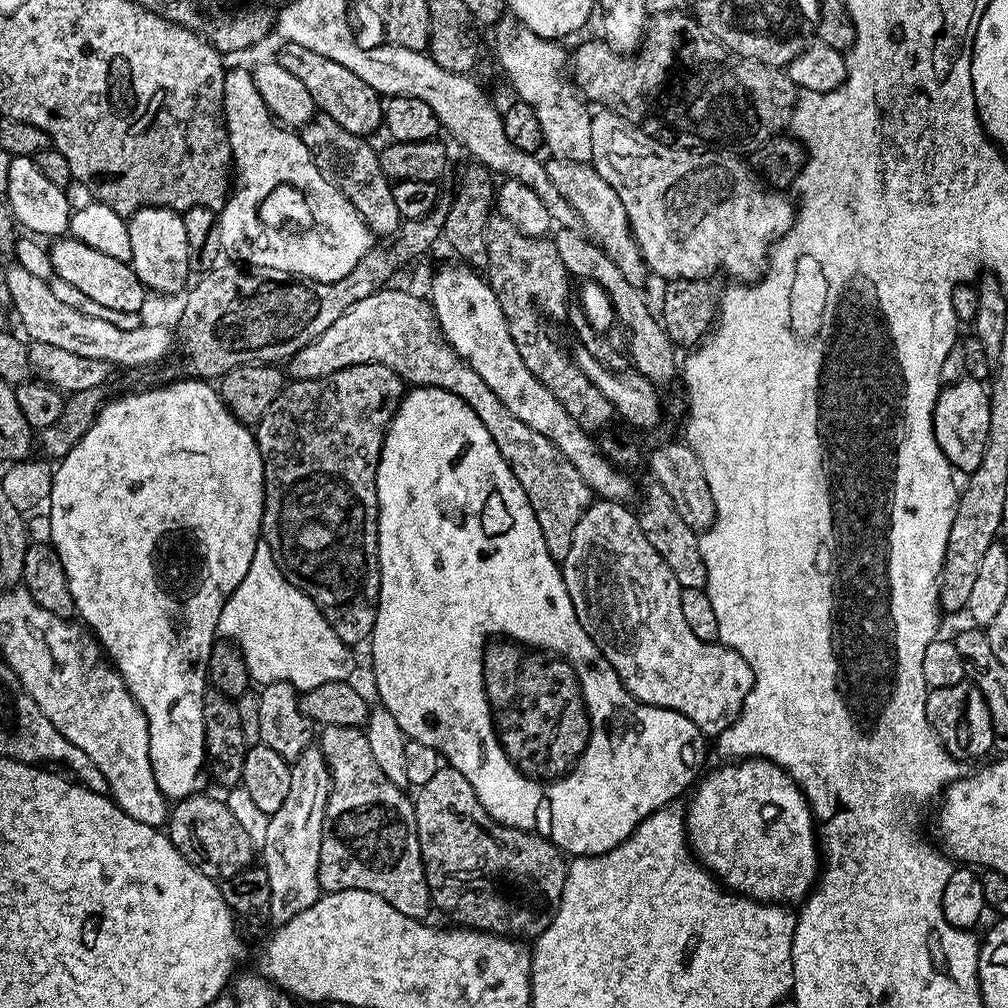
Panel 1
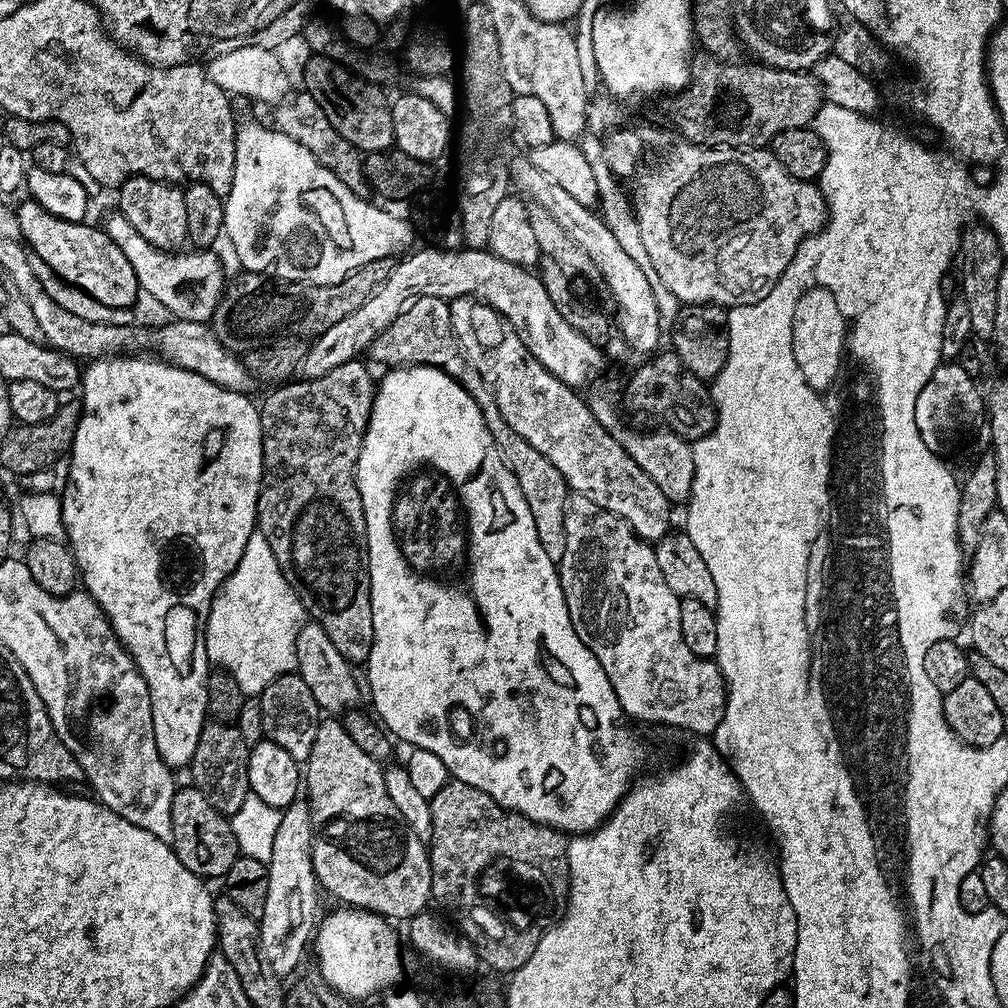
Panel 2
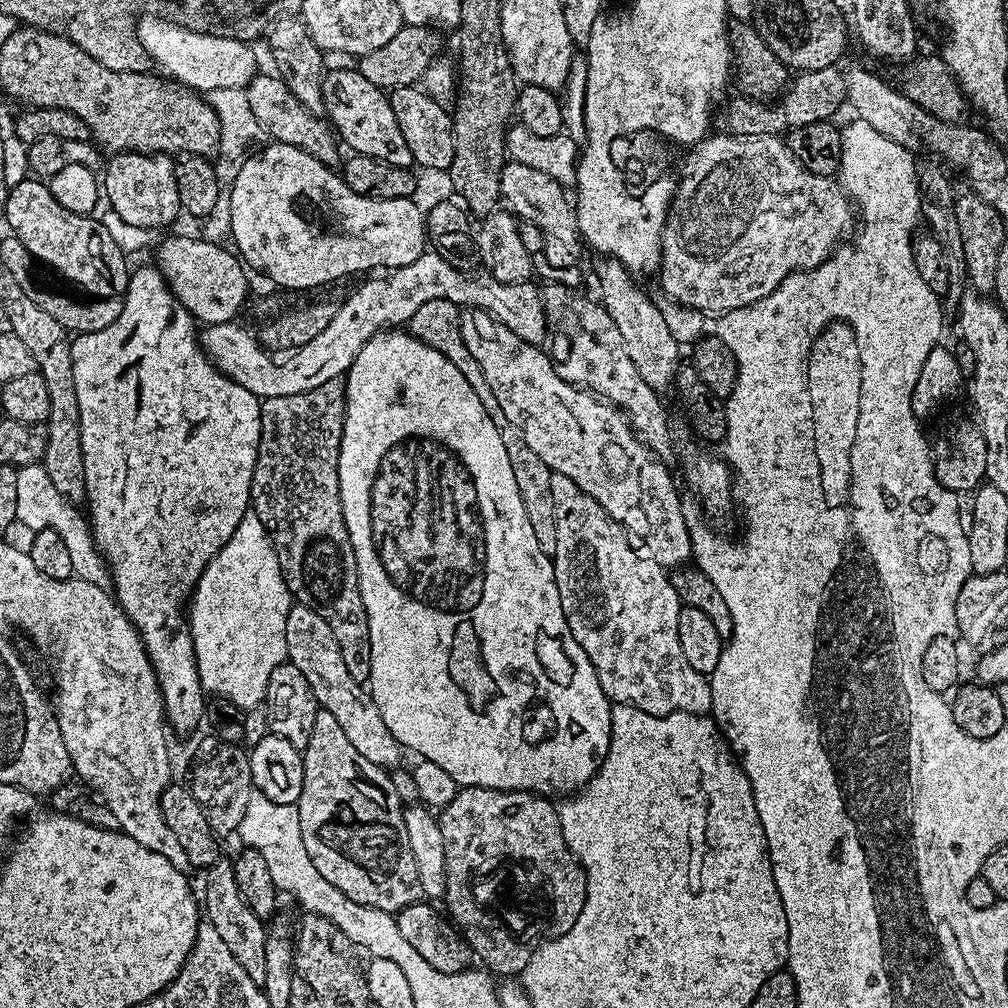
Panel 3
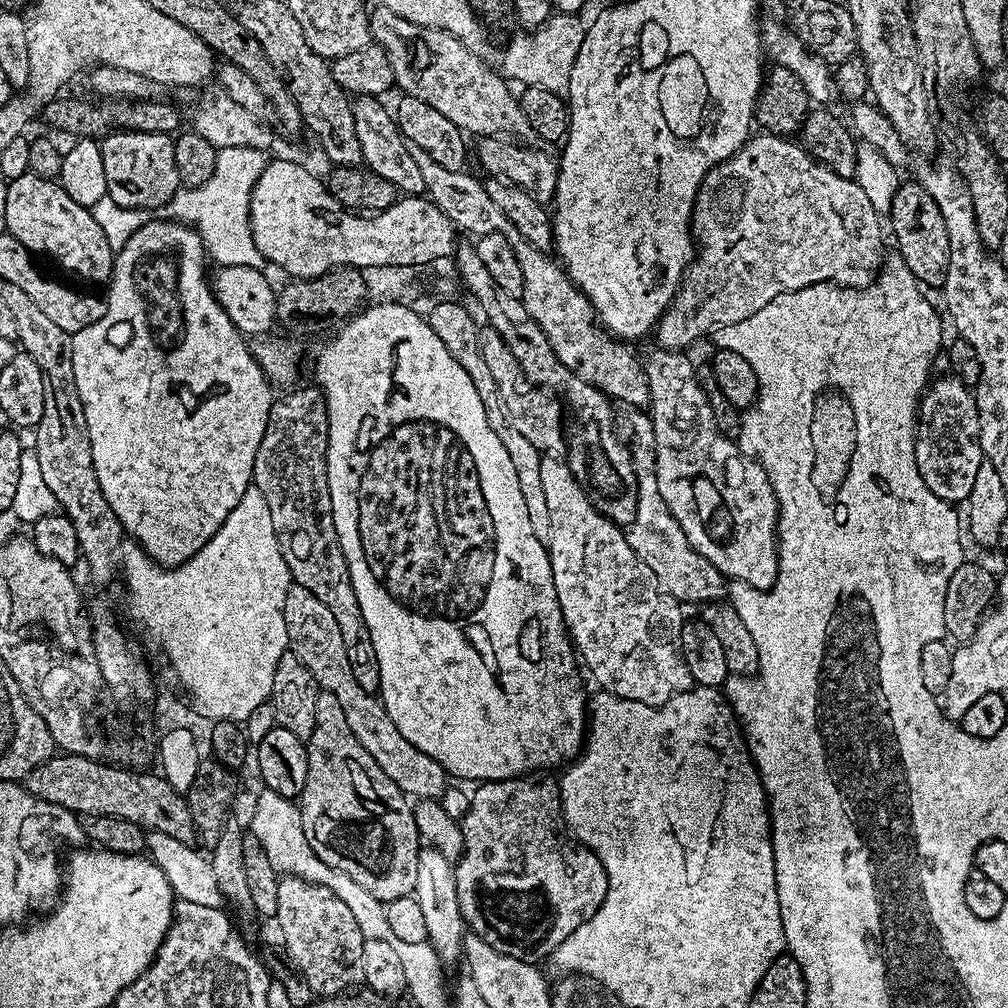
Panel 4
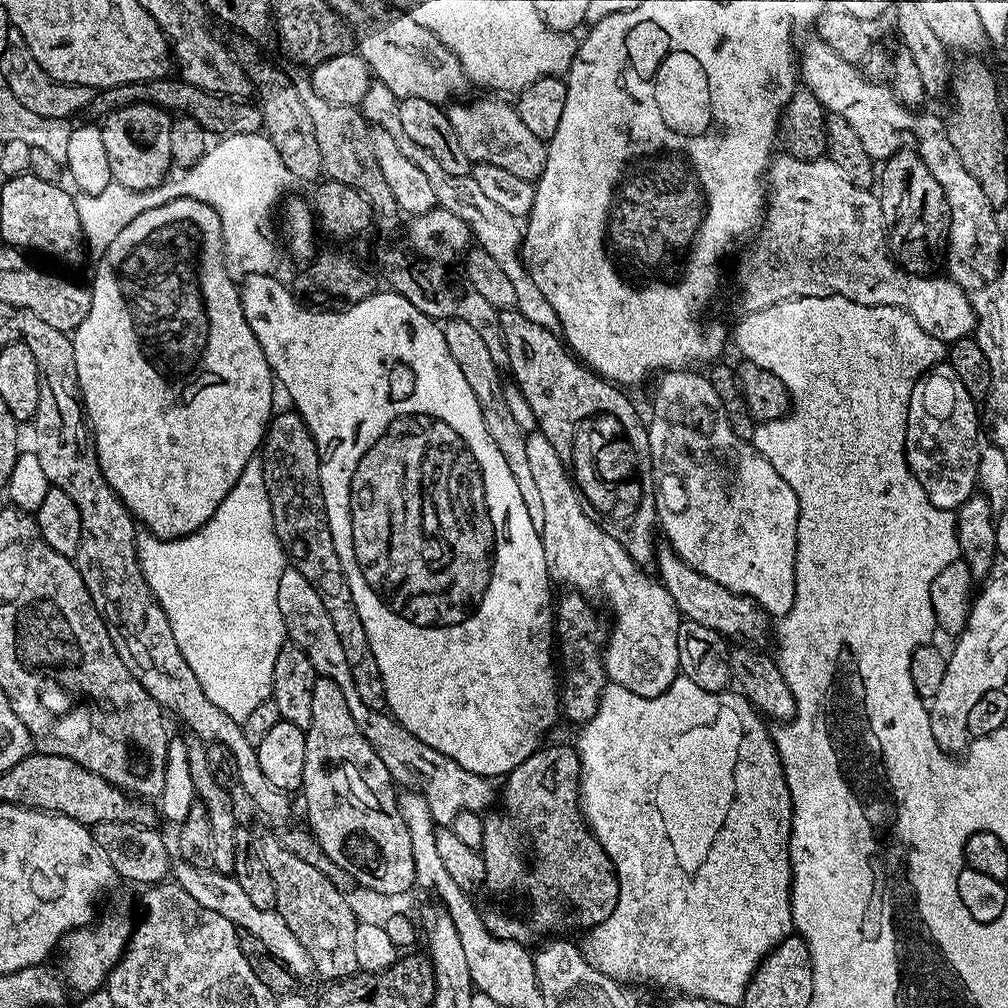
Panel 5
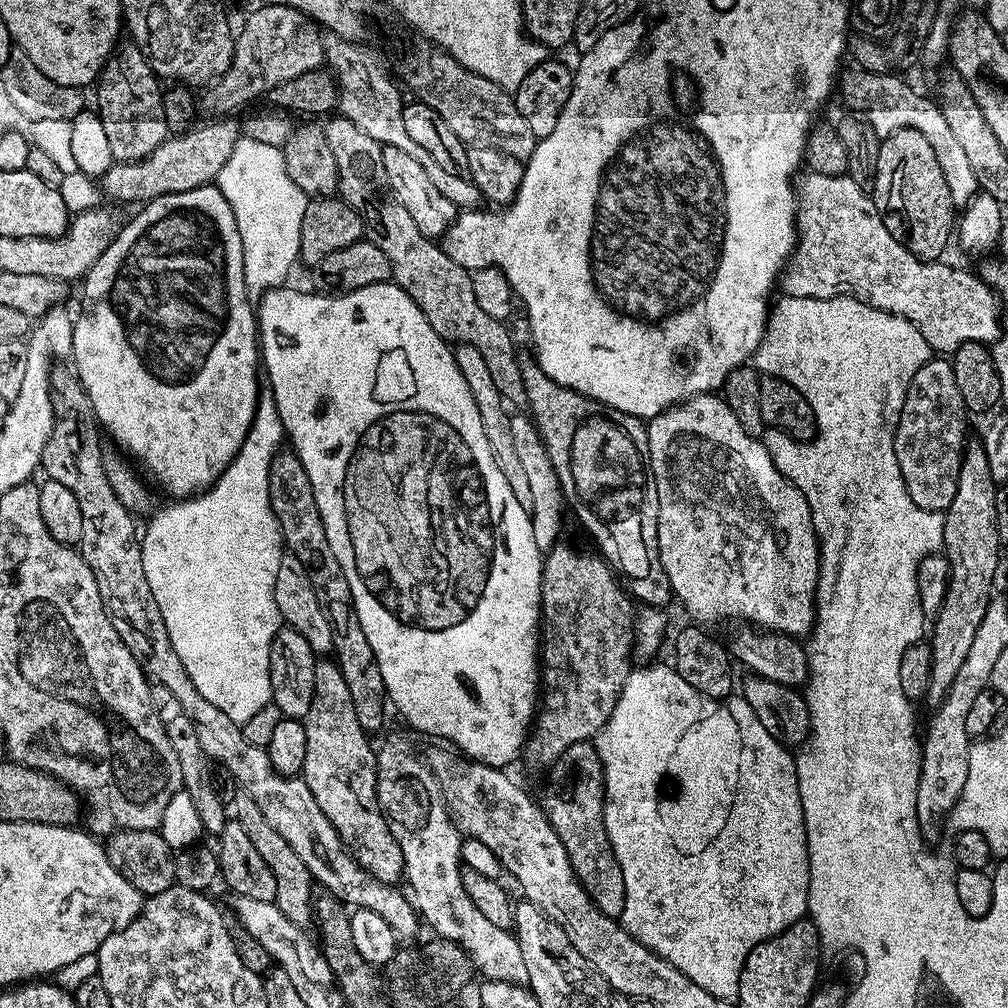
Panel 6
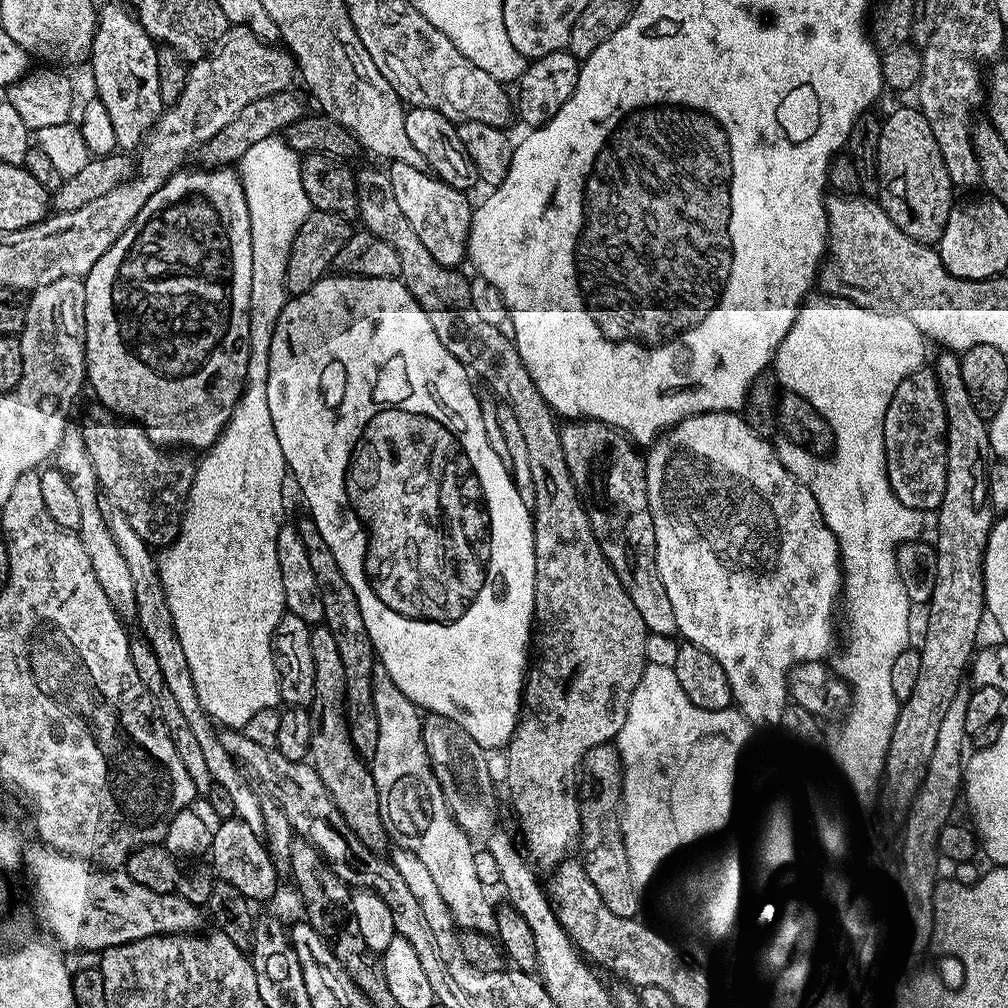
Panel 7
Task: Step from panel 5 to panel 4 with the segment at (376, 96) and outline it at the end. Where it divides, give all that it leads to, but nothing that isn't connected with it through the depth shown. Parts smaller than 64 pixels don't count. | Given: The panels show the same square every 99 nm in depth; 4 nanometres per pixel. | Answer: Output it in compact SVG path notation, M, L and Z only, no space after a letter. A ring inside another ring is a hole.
M406 140L406 150L421 171L427 197L438 205L459 231L474 234L473 237L476 238L496 232L510 242L522 269L523 306L538 322L538 326L541 326L558 360L576 377L602 389L611 399L645 409L649 405L649 384L644 364L627 349L629 347L623 341L612 336L596 321L588 297L569 279L567 271L553 257L539 251L522 238L518 228L491 201L480 178L470 176L467 171L446 170L444 166L434 162L426 150L420 149L409 140Z

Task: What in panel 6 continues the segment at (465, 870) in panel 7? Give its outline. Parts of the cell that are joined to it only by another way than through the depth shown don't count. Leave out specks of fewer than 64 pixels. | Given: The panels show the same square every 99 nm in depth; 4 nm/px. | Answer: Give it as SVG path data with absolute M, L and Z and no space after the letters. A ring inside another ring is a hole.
M392 736L384 745L379 745L376 752L376 793L380 803L380 811L388 819L390 832L402 846L404 859L404 876L412 887L411 899L414 901L425 925L433 928L435 935L442 939L452 939L458 946L464 948L466 954L473 959L477 973L484 980L497 980L511 984L527 985L528 971L526 962L522 959L522 946L518 946L515 935L506 929L494 926L474 906L474 902L466 894L463 885L462 861L460 858L460 831L454 826L448 807L444 805L442 790L428 769L423 759L416 757L412 744L404 736Z

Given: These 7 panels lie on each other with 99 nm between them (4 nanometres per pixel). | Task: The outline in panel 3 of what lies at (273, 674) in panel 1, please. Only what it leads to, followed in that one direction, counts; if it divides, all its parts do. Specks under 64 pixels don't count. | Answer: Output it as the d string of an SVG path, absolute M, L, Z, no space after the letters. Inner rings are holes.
M253 511L247 512L242 518L242 522L238 522L238 530L234 530L234 534L230 534L230 538L221 546L220 552L206 566L206 570L202 574L202 578L196 583L190 597L190 607L186 612L188 622L188 631L192 633L192 641L194 642L194 650L196 651L196 665L198 666L198 674L200 675L200 685L204 687L205 693L212 692L221 701L238 706L242 710L249 708L258 708L263 705L264 695L268 693L268 683L270 682L270 674L274 674L274 670L279 664L285 663L288 651L286 650L286 618L289 610L292 609L294 597L288 591L282 570L278 566L278 554L274 550L271 538L268 537L266 526L262 526L262 522L257 518Z

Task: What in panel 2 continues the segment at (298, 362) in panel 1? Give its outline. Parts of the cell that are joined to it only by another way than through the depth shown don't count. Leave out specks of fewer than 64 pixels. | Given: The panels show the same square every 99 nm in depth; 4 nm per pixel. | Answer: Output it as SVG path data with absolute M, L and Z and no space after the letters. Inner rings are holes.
M417 296L384 327L370 345L370 353L384 366L411 366L413 364L429 364L446 373L450 378L462 385L478 402L482 418L486 418L486 426L492 435L492 443L500 451L504 465L514 474L518 486L522 486L522 494L530 506L530 514L534 514L534 530L538 530L538 542L542 542L542 550L554 561L560 561L566 550L566 534L564 533L564 506L568 502L570 489L568 483L558 474L558 470L526 438L514 434L510 422L502 418L502 410L498 410L498 402L493 398L486 383L474 370L474 366L465 358L452 332L450 322L449 301L433 296Z

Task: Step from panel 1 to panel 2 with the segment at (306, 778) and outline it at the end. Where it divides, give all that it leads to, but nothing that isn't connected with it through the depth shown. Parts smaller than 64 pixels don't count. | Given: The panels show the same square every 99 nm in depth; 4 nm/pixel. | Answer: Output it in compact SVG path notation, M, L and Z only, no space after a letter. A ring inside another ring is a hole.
M297 798L280 813L278 834L274 834L274 850L268 859L268 885L266 886L266 910L258 921L260 945L270 970L281 978L288 975L300 964L304 951L309 951L314 929L318 924L316 916L316 892L318 885L312 865L312 815L308 801Z

